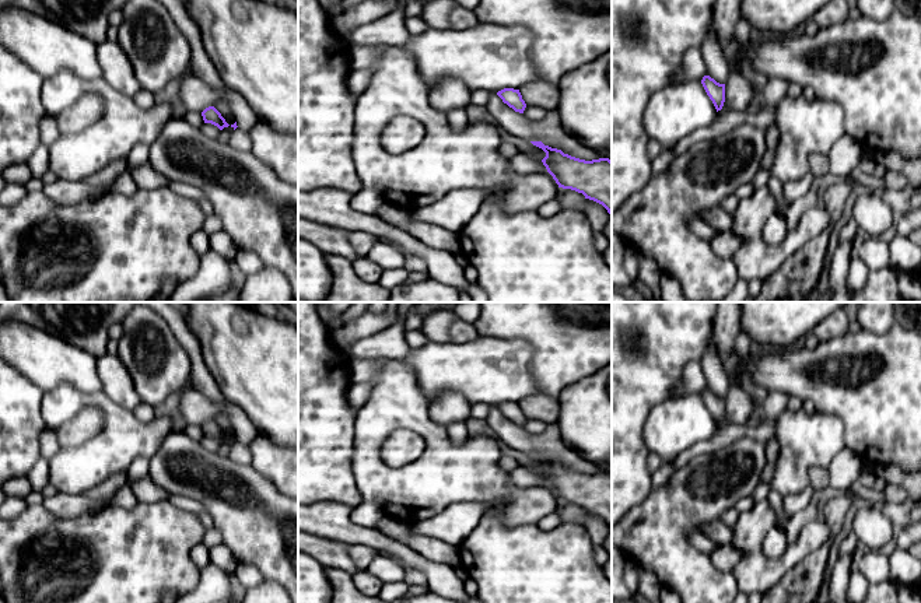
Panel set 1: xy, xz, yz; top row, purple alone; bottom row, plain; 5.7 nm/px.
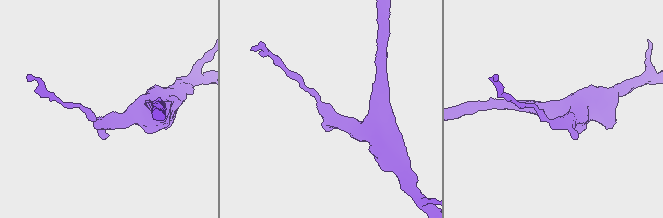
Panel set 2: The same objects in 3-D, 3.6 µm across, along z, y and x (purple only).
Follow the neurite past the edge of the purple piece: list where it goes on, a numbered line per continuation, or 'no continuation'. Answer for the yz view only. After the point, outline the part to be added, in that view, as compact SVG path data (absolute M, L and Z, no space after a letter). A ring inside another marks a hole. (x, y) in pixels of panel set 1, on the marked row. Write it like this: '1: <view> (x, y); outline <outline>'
no continuation

